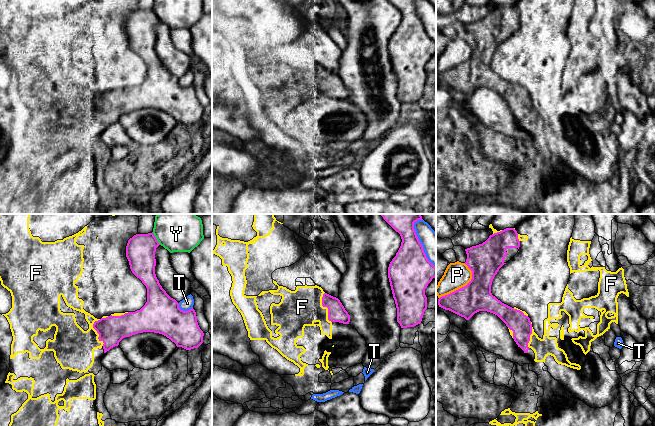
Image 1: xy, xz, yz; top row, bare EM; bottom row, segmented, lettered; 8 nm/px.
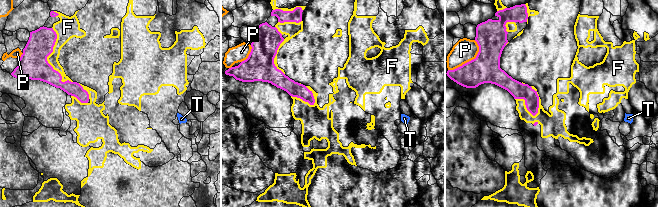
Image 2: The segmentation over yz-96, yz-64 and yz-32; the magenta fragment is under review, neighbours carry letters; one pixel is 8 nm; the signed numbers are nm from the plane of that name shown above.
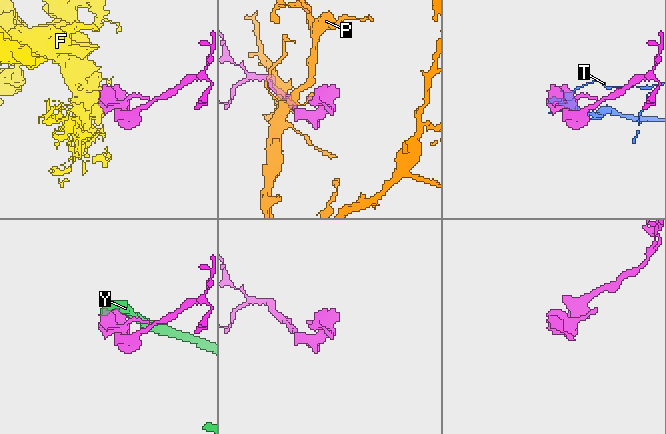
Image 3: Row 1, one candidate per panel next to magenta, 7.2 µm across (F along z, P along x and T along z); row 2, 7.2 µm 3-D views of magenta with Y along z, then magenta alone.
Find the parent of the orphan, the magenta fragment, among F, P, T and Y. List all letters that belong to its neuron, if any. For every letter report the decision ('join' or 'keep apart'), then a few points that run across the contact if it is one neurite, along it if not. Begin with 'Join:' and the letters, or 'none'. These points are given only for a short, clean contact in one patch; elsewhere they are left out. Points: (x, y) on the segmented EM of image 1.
Join: F
F: join
P: keep apart
T: keep apart
Y: keep apart; line xy (152, 232), (160, 244)

